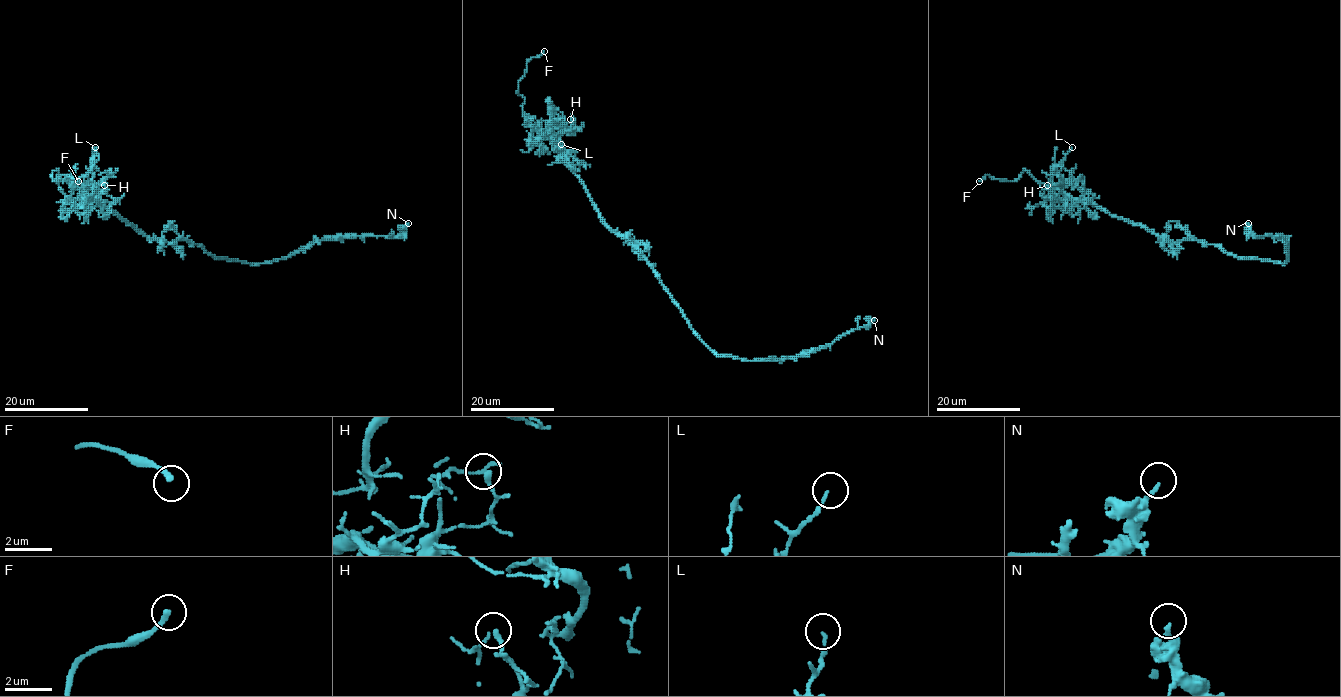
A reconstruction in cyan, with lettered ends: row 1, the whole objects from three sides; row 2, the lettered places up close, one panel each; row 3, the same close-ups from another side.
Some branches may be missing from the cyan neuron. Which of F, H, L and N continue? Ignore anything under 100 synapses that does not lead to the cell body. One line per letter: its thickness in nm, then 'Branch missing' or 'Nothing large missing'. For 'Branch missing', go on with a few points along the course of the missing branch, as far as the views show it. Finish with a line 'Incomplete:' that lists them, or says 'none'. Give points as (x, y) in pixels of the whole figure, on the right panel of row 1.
F: Thickness 220 nm. Branch missing. Course of what is missing: (979, 181), (971, 183), (959, 164), (959, 94), (956, 76), (942, 48), (948, 42), (950, 32), (943, 21)
H: Thickness 200 nm. Nothing large missing
L: Thickness 130 nm. Nothing large missing
N: Thickness 180 nm. Nothing large missing
Incomplete: F

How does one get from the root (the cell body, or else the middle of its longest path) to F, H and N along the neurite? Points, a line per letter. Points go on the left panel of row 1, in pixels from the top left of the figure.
F: (182, 239), (150, 239), (96, 200), (69, 198), (59, 171), (52, 174), (53, 180), (69, 175), (78, 181)
H: (182, 239), (150, 239), (108, 207), (93, 199), (80, 198), (93, 200), (104, 194), (104, 185)
N: (182, 239), (216, 257), (262, 264), (289, 257), (324, 239), (394, 237), (405, 231), (408, 223)

